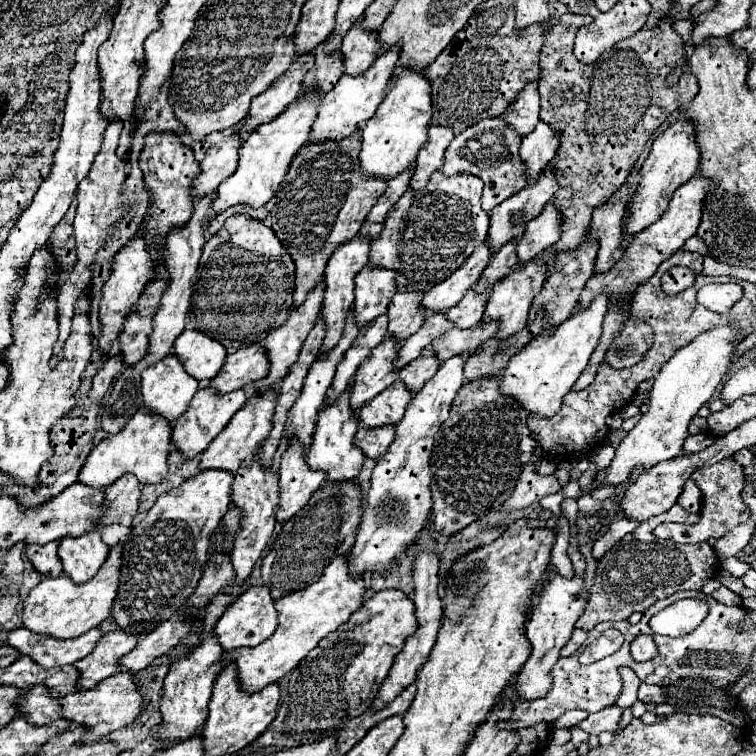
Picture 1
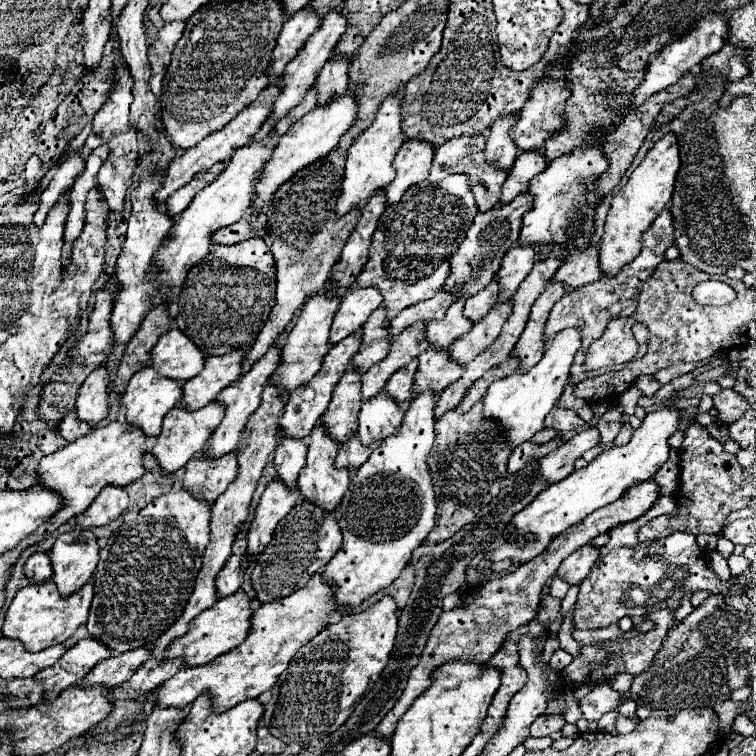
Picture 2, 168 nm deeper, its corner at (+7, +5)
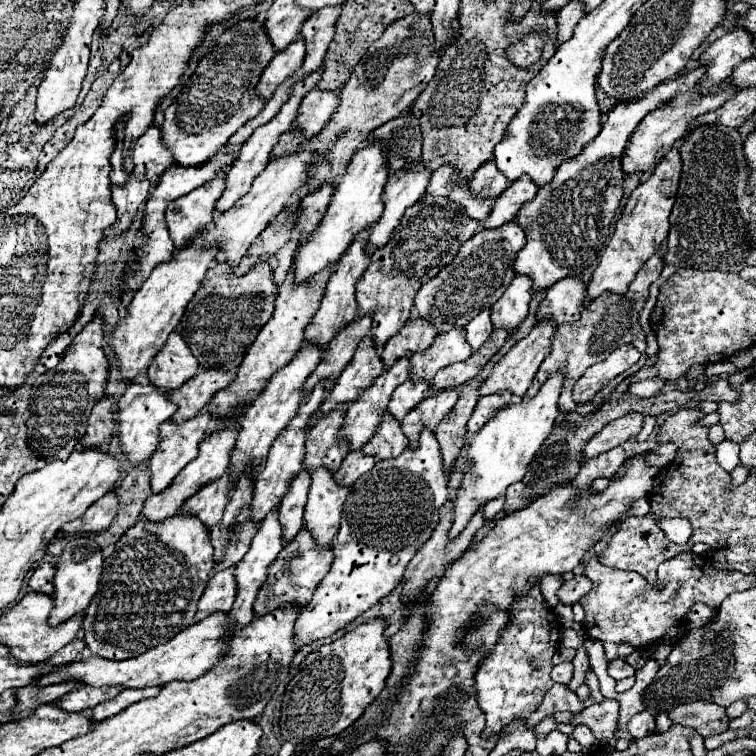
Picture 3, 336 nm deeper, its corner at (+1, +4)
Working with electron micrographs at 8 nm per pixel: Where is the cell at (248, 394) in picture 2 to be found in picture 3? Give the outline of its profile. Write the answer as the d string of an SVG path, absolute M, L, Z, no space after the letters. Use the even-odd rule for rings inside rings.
M237 417L237 421L233 421L233 425L229 425L229 429L217 429L213 431L209 437L205 437L205 441L199 445L199 457L195 461L191 461L173 481L171 487L167 487L163 493L159 495L151 495L145 499L143 503L143 517L147 521L165 521L169 517L173 517L181 505L193 495L197 493L197 489L201 489L203 485L211 483L211 481L217 481L229 467L229 455L231 455L231 449L235 445L235 435L237 435L237 429L239 429L239 423L241 423L241 417Z

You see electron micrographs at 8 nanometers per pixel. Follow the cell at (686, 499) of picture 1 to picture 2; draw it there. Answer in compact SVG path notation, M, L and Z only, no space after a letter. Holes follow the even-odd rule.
M671 450L669 460L655 474L657 484L661 486L663 496L675 496L679 490L679 450Z

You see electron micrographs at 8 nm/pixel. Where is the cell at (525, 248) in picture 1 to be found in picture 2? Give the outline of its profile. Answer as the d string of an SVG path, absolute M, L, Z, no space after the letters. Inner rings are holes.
M515 244L503 256L499 274L499 302L507 302L517 292L519 284L525 280L535 262L535 250L527 244Z

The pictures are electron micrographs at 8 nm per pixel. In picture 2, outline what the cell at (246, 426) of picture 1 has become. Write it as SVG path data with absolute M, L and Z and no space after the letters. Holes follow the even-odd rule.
M237 450L221 458L207 458L205 454L201 454L201 456L193 456L187 462L183 486L189 492L193 492L197 498L215 502L235 480L237 474L239 474Z

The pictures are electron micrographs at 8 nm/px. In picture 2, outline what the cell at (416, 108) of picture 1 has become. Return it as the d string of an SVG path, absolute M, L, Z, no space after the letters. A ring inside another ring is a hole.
M389 94L379 110L377 116L373 120L373 124L363 130L357 140L351 144L349 154L347 154L347 164L345 164L345 178L343 178L343 186L341 186L341 196L337 200L337 214L345 214L349 212L353 206L361 206L367 204L367 200L371 198L371 194L379 188L385 188L387 184L391 184L391 180L395 180L395 168L393 168L393 158L397 156L397 150L403 146L405 142L405 132L401 128L403 124L403 94Z

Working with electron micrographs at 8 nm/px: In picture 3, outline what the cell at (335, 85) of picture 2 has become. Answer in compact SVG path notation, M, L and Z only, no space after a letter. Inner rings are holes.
M311 89L297 111L291 129L301 129L305 139L315 137L333 115L333 109L339 105L339 93L321 93L319 89Z

